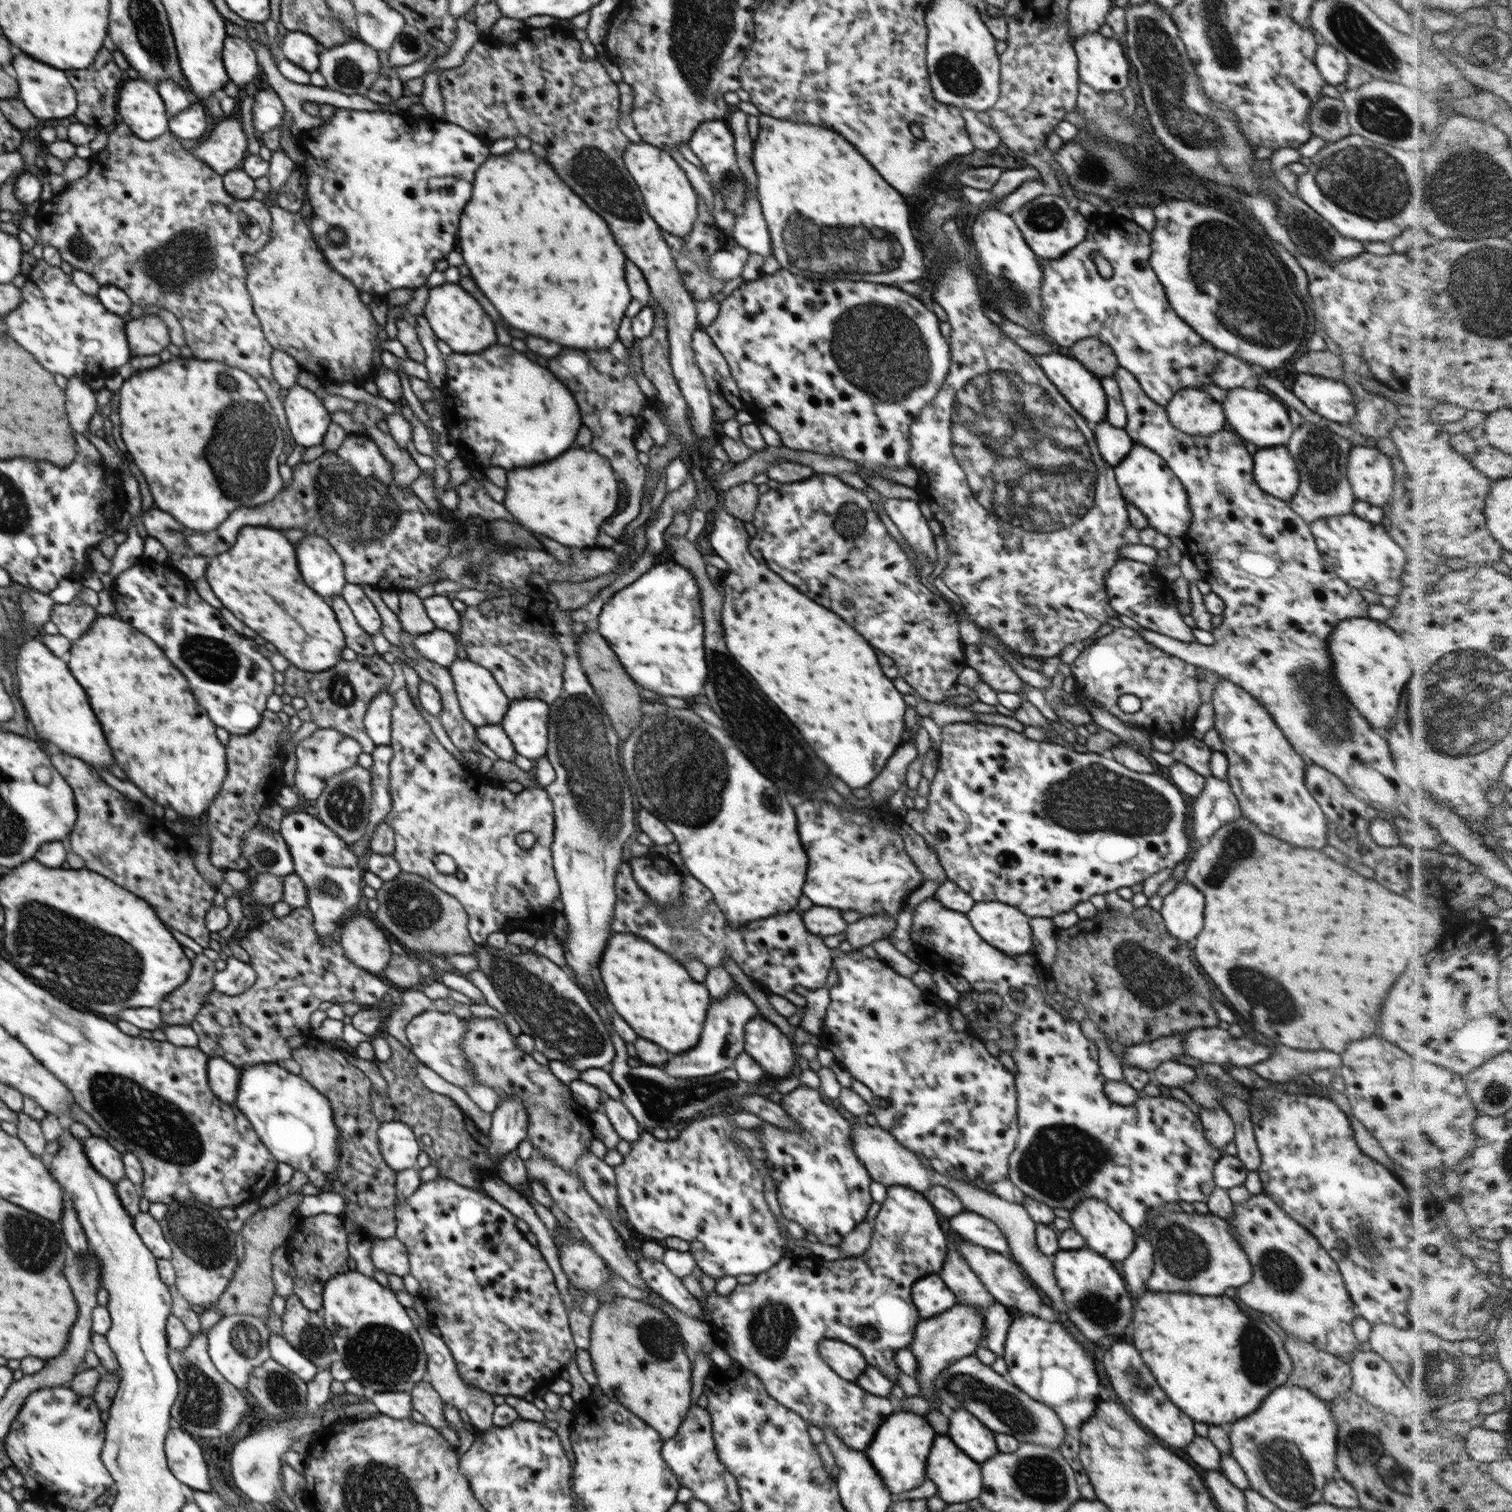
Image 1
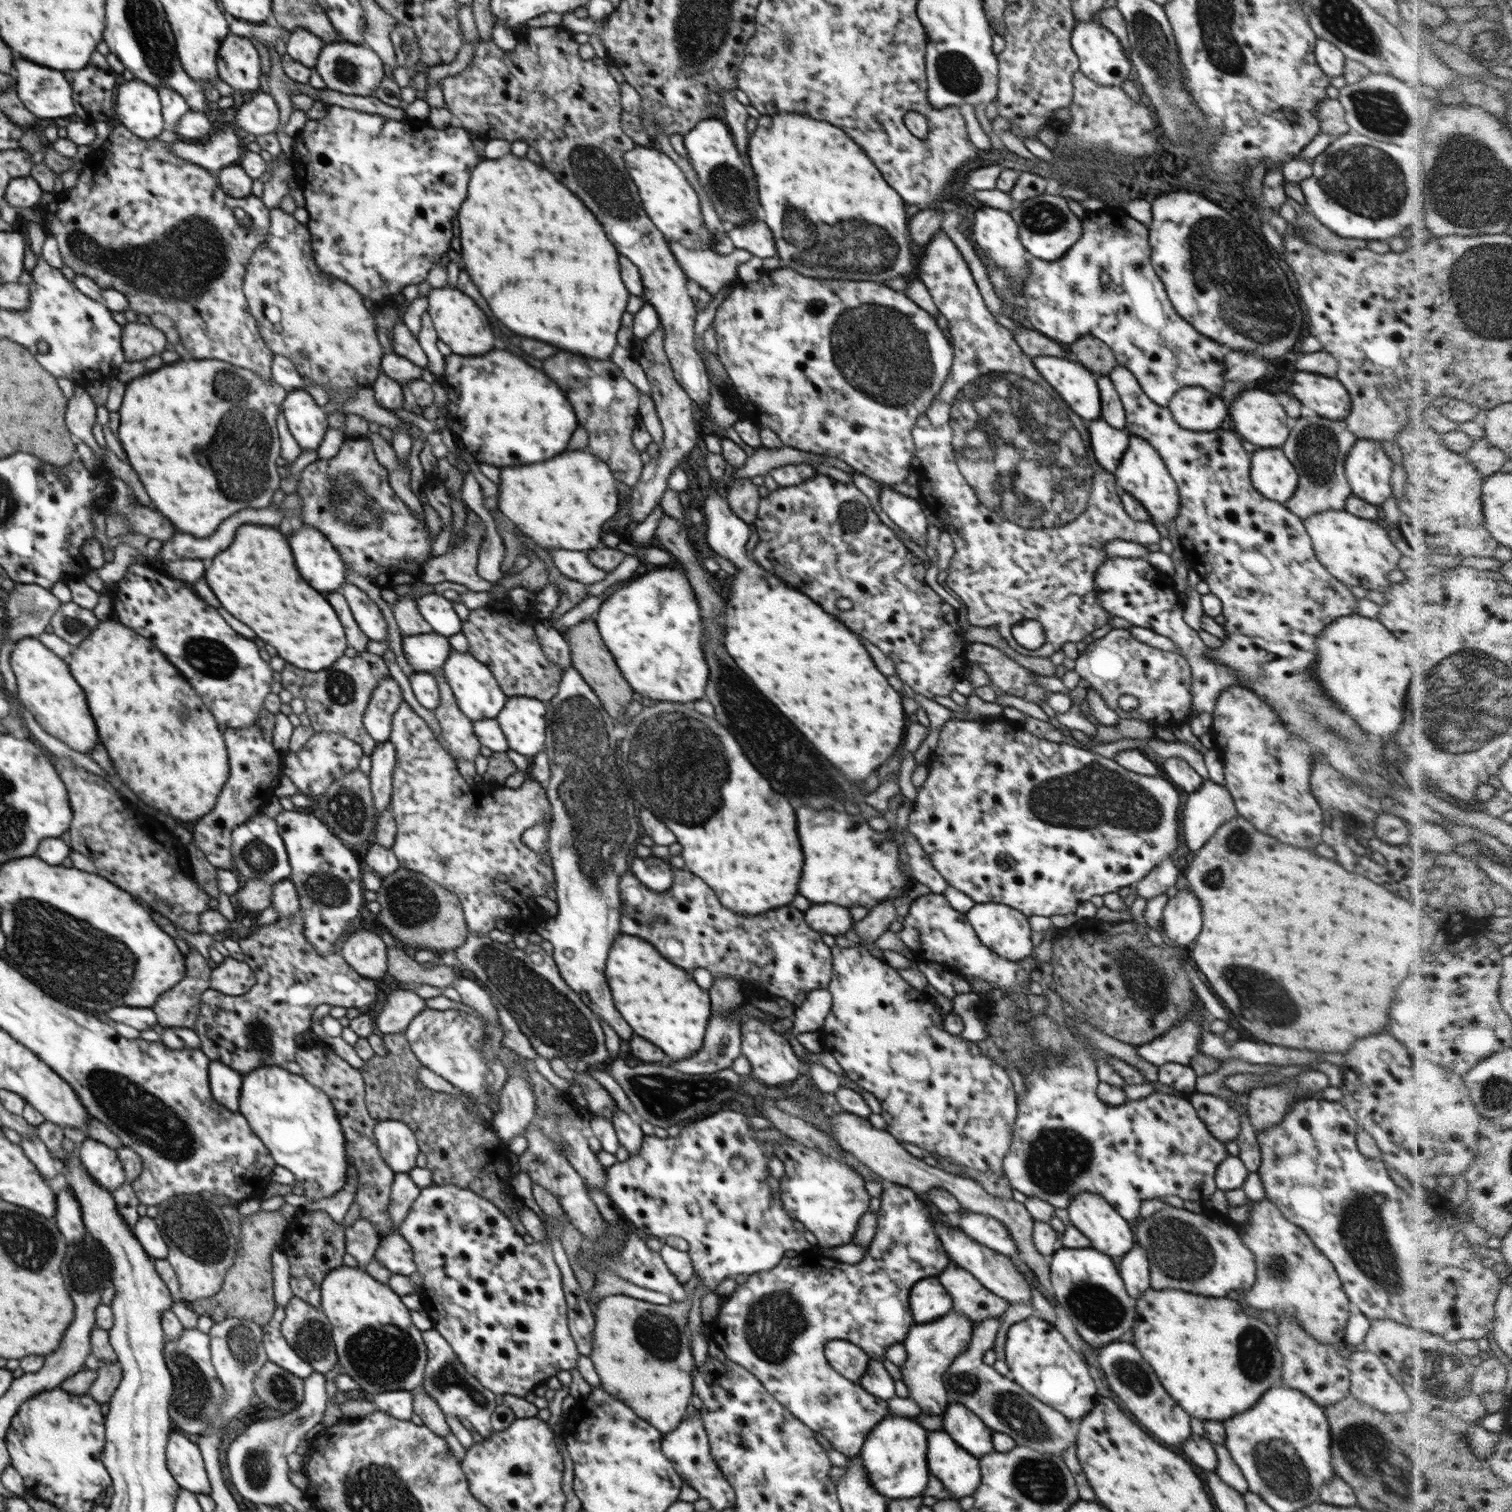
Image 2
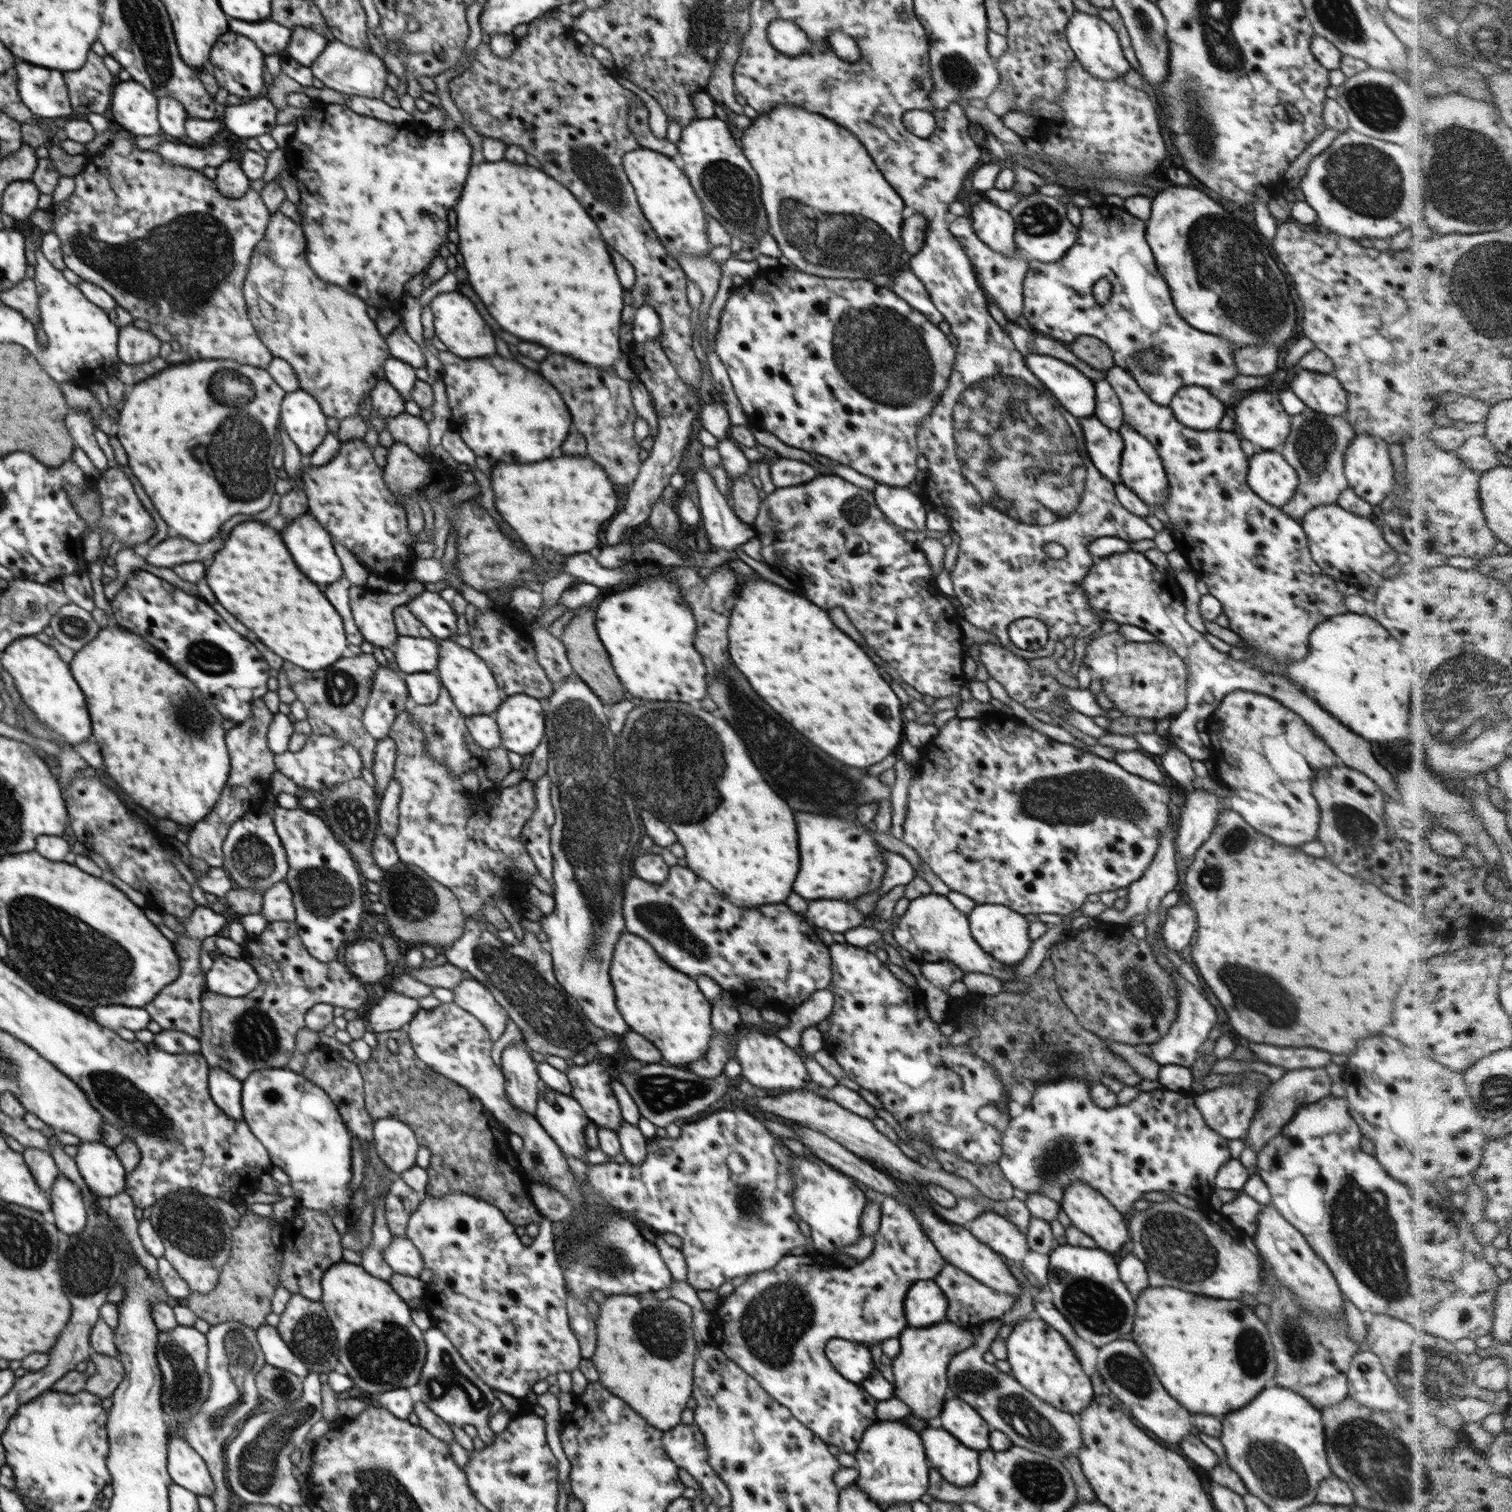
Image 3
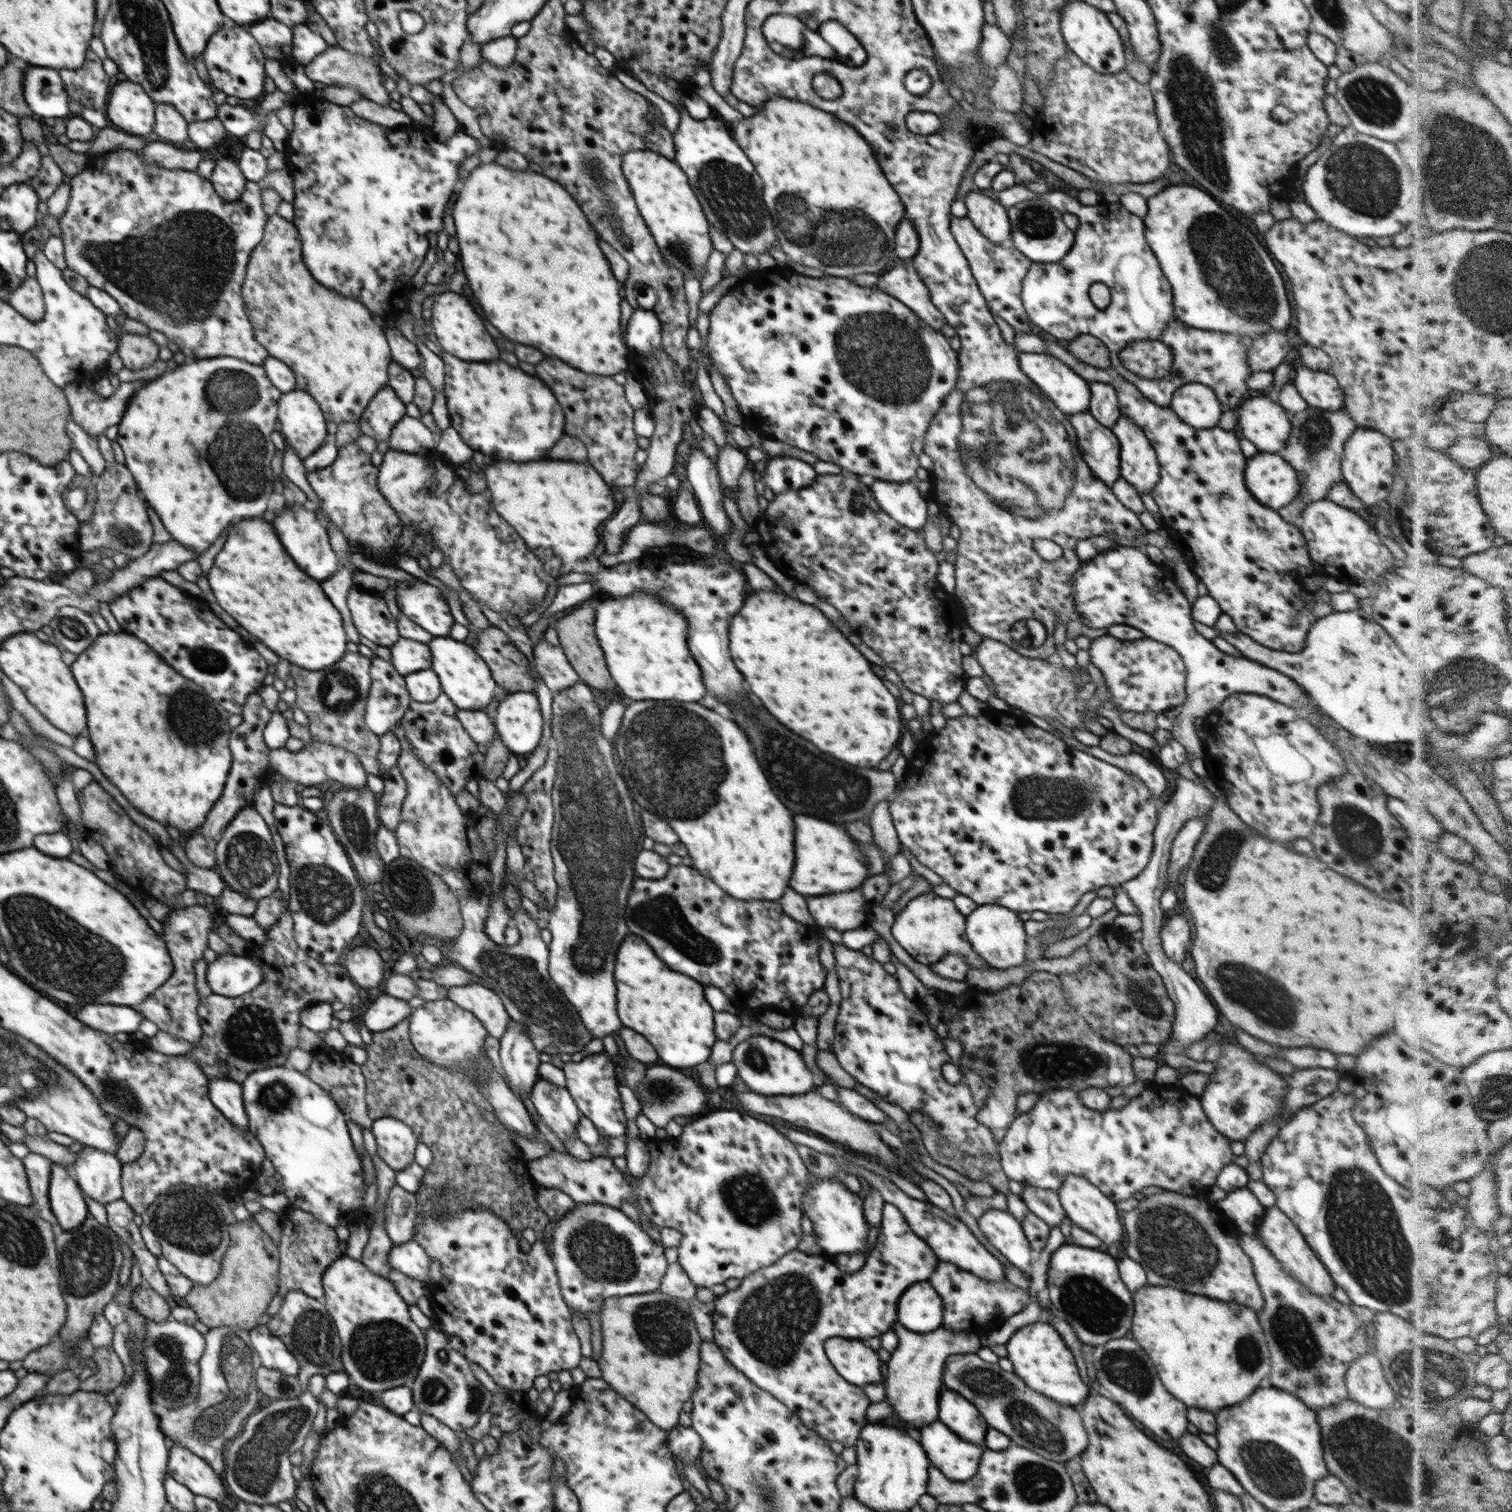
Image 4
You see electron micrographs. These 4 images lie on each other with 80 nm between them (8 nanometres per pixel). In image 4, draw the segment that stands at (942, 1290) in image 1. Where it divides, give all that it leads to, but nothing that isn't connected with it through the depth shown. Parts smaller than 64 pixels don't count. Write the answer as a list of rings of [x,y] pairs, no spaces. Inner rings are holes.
[[[912,1284],[898,1301],[897,1322],[913,1333],[931,1333],[943,1324],[942,1297],[928,1284]]]

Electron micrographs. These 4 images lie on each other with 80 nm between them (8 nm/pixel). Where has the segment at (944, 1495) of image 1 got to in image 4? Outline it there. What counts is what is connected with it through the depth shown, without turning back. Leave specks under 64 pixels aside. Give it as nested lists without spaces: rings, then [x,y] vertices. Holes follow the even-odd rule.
[[[938,1420],[922,1427],[920,1434],[928,1460],[950,1480],[967,1481],[977,1473],[984,1447],[962,1442]]]

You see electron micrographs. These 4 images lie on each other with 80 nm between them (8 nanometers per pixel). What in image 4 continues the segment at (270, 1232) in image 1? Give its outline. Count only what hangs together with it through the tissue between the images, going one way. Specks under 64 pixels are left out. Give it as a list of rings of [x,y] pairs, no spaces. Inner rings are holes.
[[[252,1217],[244,1222],[230,1224],[228,1234],[231,1241],[216,1280],[210,1285],[193,1285],[190,1293],[185,1297],[186,1304],[197,1314],[197,1320],[210,1329],[219,1326],[237,1326],[250,1331],[259,1325],[258,1320],[267,1312],[268,1305],[278,1291],[279,1248]]]

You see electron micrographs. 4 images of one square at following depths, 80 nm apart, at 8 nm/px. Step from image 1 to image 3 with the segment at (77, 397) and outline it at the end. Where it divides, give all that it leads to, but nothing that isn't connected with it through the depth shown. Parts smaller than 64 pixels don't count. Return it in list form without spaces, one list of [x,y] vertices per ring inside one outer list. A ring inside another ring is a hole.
[[[72,409],[72,414],[68,414],[68,430],[72,430],[72,438],[76,438],[76,446],[85,450],[94,466],[104,472],[109,468],[107,456],[95,439],[95,429],[96,426],[93,425],[88,413],[80,409]]]

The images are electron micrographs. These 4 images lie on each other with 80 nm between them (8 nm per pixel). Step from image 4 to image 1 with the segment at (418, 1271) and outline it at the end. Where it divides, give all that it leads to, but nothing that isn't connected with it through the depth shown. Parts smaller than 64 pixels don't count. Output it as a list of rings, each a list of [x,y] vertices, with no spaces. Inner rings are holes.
[[[395,1236],[374,1240],[370,1254],[373,1265],[382,1272],[399,1277],[410,1272],[408,1251]]]

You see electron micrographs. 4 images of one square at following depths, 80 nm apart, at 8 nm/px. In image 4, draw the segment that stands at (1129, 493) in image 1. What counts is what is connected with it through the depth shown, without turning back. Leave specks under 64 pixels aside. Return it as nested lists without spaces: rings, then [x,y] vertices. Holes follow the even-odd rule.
[[[1125,415],[1111,426],[1120,443],[1120,475],[1139,494],[1148,494],[1160,480],[1160,466],[1154,447],[1144,431]]]

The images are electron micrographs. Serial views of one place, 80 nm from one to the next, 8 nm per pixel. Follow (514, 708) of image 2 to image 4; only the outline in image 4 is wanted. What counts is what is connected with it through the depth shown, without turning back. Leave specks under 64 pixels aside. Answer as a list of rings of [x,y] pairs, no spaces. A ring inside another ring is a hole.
[[[534,693],[508,694],[496,708],[495,730],[511,753],[532,752],[542,738],[542,713]]]

